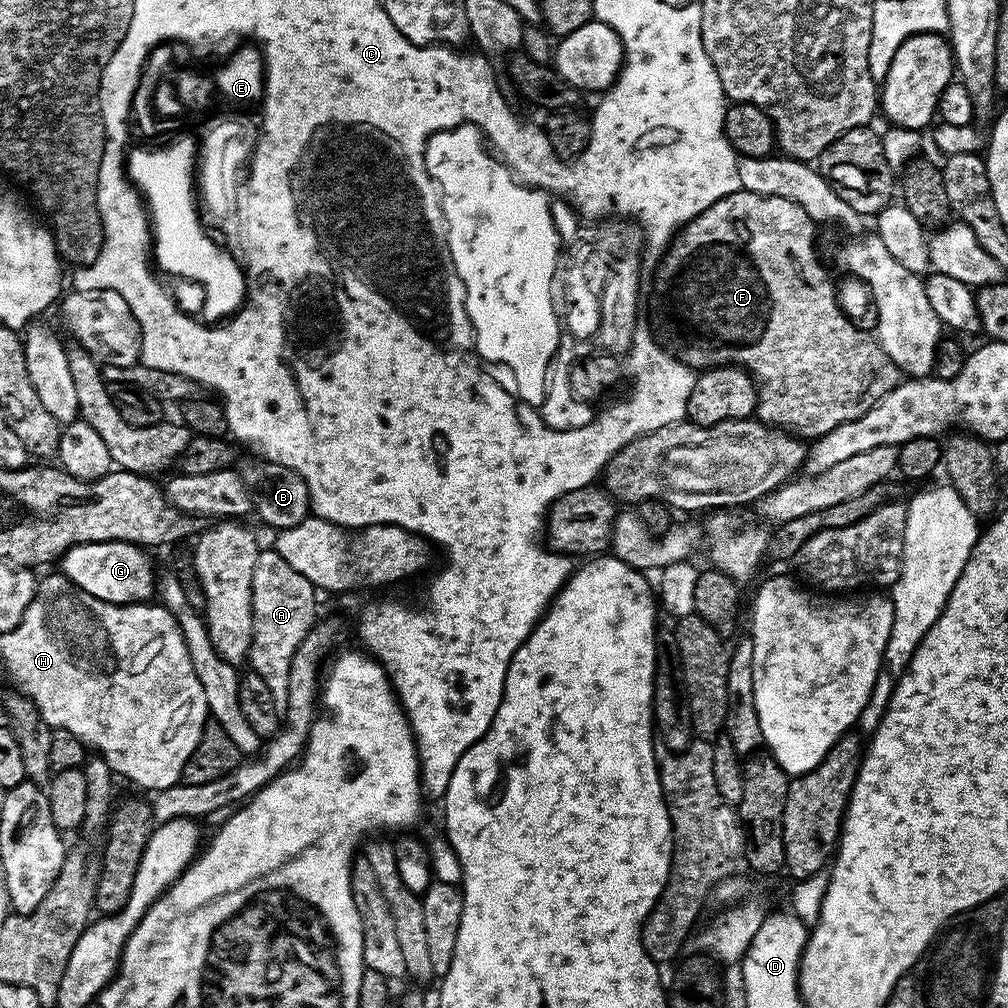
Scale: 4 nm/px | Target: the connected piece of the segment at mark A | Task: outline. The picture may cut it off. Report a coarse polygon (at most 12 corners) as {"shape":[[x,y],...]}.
{"shape":[[274,550],[252,579],[247,663],[274,706],[317,623],[317,589]]}

